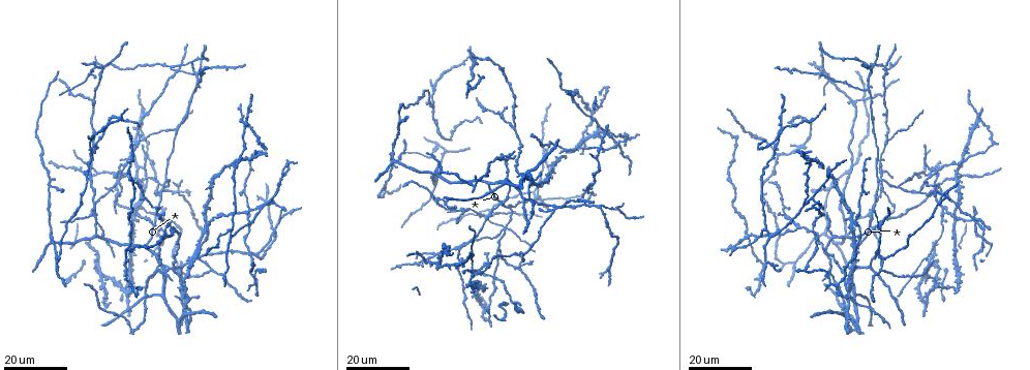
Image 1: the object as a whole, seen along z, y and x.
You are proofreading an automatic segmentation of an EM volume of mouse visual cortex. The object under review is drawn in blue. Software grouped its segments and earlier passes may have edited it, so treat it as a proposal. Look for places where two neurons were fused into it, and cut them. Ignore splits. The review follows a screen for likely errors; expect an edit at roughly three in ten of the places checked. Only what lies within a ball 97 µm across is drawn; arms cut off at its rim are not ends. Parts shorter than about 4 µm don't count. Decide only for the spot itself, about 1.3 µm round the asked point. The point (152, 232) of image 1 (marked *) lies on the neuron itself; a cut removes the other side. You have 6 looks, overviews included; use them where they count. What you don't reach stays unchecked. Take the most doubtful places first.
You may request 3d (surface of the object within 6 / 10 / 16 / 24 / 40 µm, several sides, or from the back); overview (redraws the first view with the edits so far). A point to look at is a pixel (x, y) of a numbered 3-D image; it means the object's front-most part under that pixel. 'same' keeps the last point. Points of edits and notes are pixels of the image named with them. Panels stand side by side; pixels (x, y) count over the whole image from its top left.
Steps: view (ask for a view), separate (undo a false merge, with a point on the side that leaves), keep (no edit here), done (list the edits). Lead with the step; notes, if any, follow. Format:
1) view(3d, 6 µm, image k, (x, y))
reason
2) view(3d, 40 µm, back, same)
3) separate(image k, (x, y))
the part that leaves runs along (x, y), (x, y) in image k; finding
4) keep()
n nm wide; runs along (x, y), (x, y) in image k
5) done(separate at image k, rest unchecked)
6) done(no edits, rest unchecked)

view(3d, 24 µm, image 1, (483, 216))
a fork

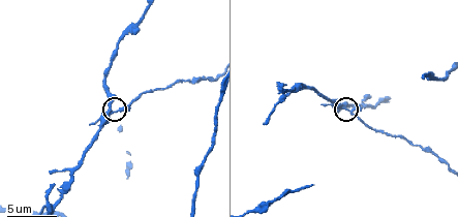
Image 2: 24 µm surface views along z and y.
view(3d, 6 µm, image 2, (113, 112))

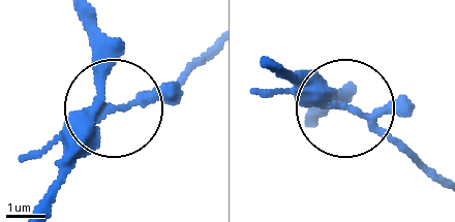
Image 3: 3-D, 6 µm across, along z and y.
separate(image 3, (30, 157))
210 nm wide; the part that leaves runs along (80, 134), (205, 62) in image 3; a second neuron is stuck on

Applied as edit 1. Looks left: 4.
view(overview)

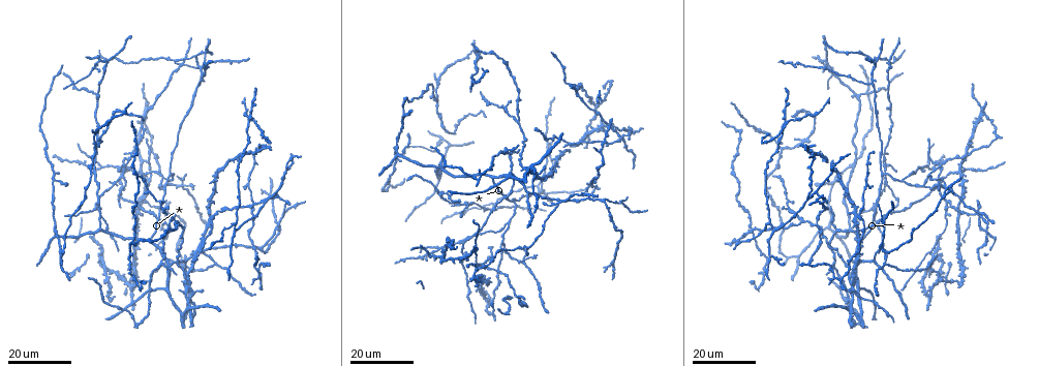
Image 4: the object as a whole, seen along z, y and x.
view(3d, 24 µm, image 4, (101, 60))
three-way junction

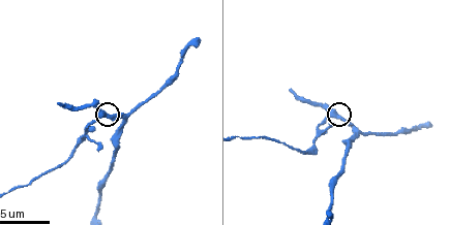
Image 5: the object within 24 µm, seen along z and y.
view(3d, 10 µm, image 5, (103, 116))
closer look

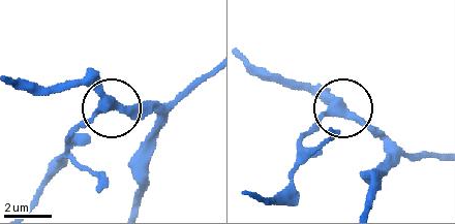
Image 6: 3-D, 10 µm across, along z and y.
keep()
3 arms; runs along (132, 203), (154, 110), (103, 108), (69, 136) in image 6; one neuron here

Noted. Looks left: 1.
done(separate at image 3, rest unchecked)

